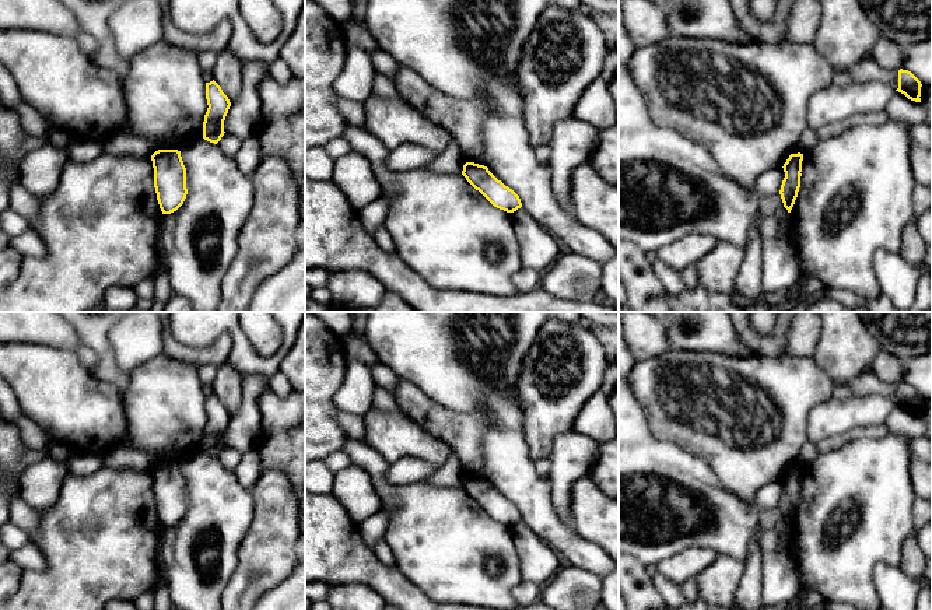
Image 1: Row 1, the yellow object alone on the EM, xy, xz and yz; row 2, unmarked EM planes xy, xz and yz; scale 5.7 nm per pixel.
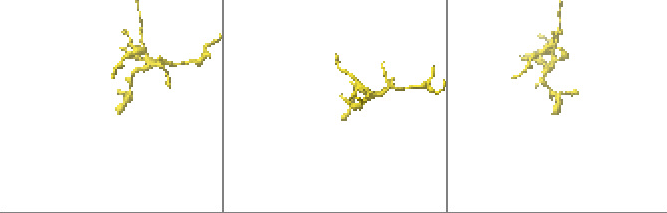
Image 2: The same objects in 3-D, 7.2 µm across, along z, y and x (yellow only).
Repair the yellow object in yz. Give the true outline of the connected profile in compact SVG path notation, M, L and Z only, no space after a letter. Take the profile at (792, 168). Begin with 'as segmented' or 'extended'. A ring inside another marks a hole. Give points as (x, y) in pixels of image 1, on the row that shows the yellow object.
as segmented; M800 152L791 154L782 166L785 172L785 178L782 180L779 194L784 207L788 210L788 213L791 213L800 187L802 161L803 161L803 154Z

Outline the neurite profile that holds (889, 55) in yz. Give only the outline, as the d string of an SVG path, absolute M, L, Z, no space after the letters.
M882 36L869 53L869 57L886 70L900 70L904 62L904 46Z

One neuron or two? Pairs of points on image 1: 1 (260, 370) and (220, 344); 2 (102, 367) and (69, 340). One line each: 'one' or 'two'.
1: two
2: two

